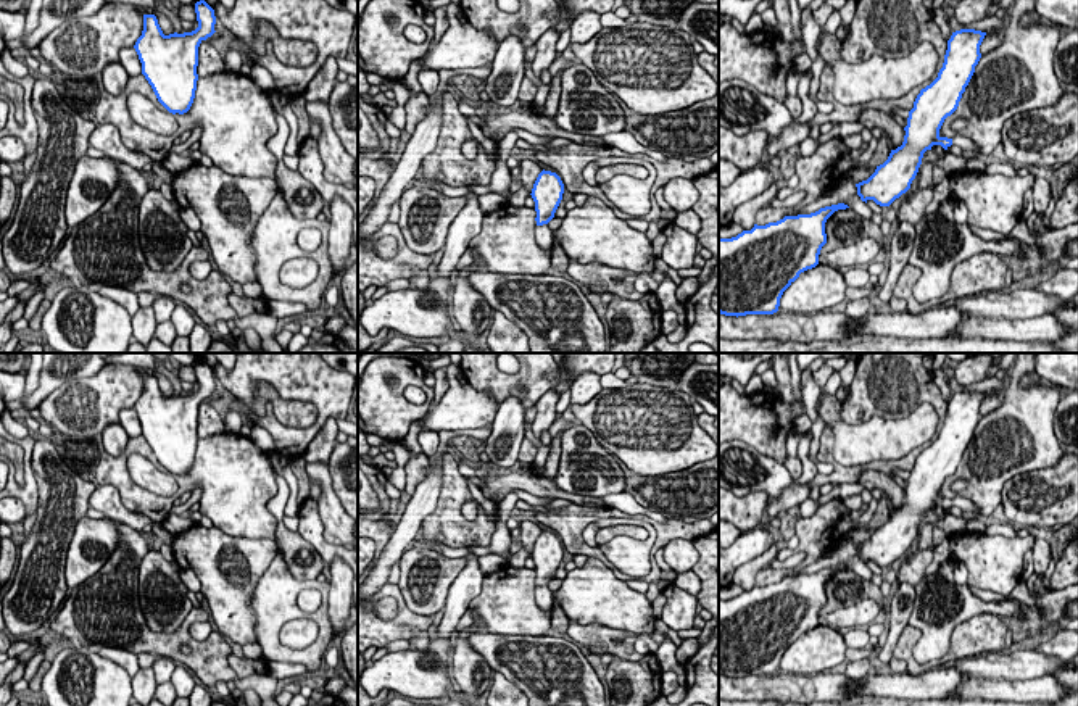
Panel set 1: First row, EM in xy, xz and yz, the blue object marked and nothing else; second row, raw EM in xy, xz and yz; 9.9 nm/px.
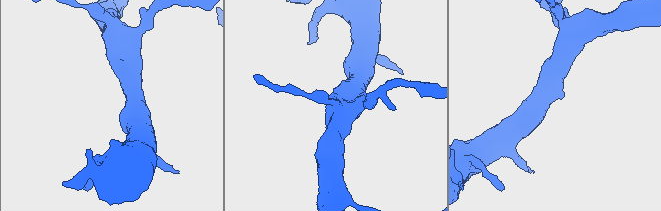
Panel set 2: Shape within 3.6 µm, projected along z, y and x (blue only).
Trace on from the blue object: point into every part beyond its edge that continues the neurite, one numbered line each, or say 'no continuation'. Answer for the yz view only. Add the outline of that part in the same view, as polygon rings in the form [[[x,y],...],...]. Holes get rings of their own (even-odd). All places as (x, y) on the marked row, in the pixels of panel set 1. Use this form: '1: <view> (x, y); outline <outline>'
1: yz (969, 147); outline [[[960,134],[952,137],[952,145],[960,147],[965,155],[976,155],[978,152],[978,145]]]

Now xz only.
1: xz (543, 236); outline [[[548,224],[535,226],[535,240],[543,250],[551,250],[553,245],[553,230]]]

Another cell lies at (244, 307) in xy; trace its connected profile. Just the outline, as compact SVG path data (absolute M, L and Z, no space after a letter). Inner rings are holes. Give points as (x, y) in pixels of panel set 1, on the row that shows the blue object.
M234 292L227 295L227 301L232 306L232 309L237 313L238 318L245 318L263 306L263 301L256 298L242 298L235 295Z

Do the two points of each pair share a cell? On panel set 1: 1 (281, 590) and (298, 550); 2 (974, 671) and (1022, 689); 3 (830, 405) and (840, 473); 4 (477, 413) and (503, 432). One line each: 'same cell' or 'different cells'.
1: different cells
2: different cells
3: different cells
4: different cells

